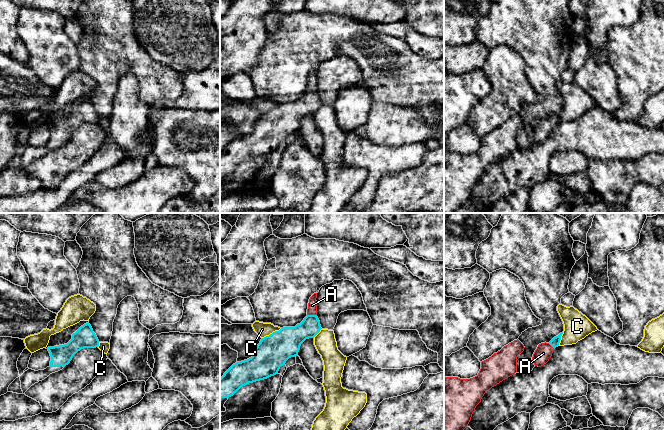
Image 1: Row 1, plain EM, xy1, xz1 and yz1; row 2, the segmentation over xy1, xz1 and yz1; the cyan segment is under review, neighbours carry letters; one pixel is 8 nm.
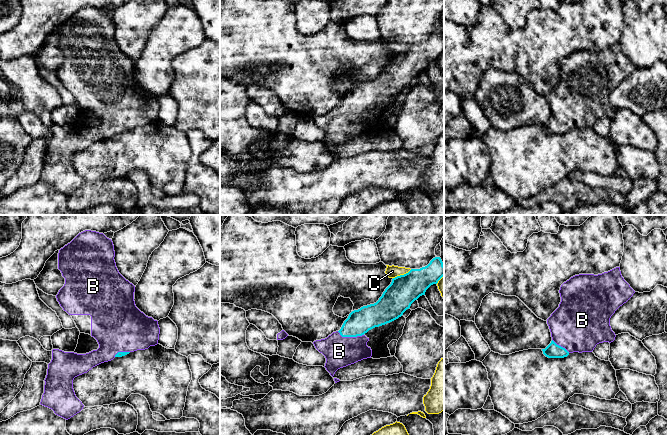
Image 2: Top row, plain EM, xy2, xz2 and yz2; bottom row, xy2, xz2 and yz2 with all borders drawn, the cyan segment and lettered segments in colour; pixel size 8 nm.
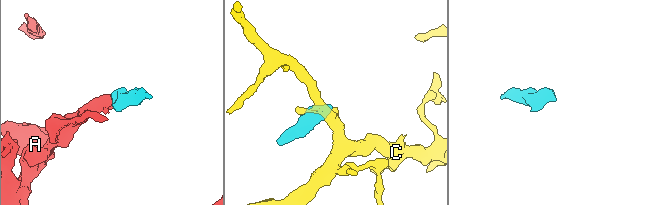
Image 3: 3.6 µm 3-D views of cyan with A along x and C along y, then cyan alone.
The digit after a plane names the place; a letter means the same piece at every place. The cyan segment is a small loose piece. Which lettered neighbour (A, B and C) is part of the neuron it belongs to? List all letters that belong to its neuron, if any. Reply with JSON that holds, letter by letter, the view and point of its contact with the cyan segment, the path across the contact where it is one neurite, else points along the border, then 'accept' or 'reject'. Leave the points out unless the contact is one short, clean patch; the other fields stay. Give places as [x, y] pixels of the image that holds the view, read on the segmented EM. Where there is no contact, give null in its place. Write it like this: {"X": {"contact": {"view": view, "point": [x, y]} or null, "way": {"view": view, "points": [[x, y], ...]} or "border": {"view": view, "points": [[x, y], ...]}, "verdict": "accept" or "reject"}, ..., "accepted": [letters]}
{"A": {"contact": {"view": "xz1", "point": [312, 315]}, "way": {"view": "xz1", "points": [[291, 338], [311, 320], [312, 315], [312, 305]]}, "verdict": "accept"}, "B": {"contact": {"view": "xz2", "point": [350, 336]}, "way": {"view": "xz2", "points": [[359, 322], [354, 327], [350, 336], [339, 351]]}, "verdict": "accept"}, "C": {"contact": {"view": "xz1", "point": [272, 333]}, "verdict": "reject"}, "accepted": ["A", "B"]}

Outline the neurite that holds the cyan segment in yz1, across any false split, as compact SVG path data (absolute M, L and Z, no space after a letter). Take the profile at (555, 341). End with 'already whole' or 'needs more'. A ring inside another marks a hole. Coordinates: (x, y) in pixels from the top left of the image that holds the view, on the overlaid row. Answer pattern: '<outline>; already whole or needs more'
M563 332L554 337L549 343L545 342L538 345L532 357L535 366L541 367L549 361L554 349L559 346L562 334Z; needs more

